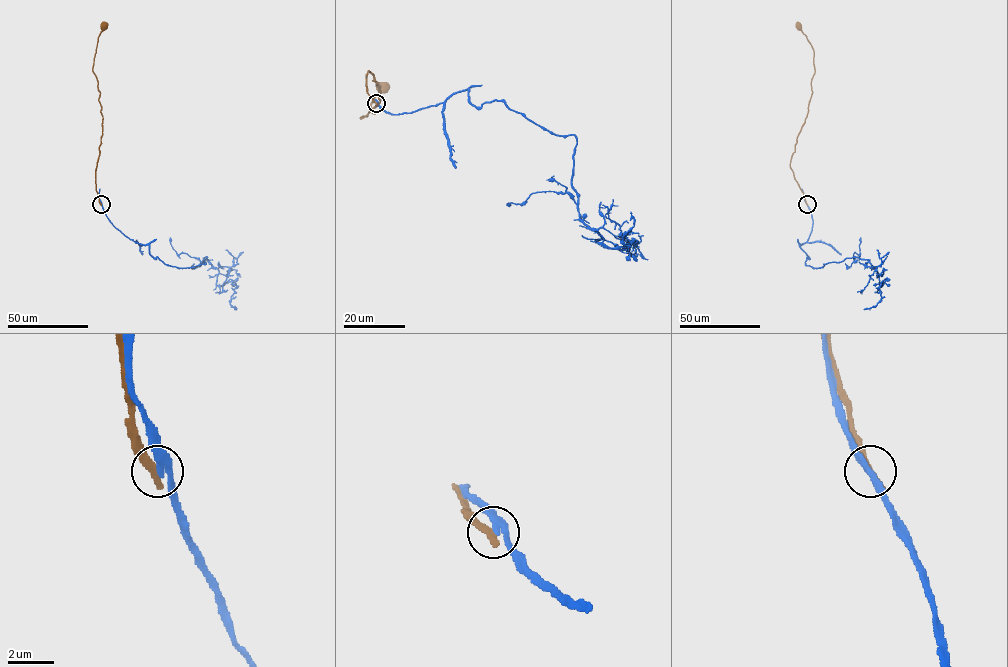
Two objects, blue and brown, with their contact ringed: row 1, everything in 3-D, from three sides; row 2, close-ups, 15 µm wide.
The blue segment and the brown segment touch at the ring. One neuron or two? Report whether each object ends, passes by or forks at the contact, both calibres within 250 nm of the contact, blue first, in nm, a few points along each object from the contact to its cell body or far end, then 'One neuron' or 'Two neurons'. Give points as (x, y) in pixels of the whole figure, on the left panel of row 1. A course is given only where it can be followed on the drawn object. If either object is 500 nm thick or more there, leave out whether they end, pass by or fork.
At the ring blue passes by. At the ring brown ends. Thickness 240 nm (blue) against 320 nm. Course of blue: (101, 204), (156, 259), (186, 268), (206, 257), (217, 285), (235, 283), (234, 309). Course of brown: (101, 204), (96, 189), (95, 169), (103, 117), (92, 68), (98, 38), (104, 26). Two neurons

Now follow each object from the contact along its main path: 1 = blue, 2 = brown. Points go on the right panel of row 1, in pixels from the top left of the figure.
1: (806, 204), (813, 226), (799, 245), (806, 264), (859, 257), (883, 282), (881, 300), (864, 309)
2: (806, 204), (790, 166), (797, 137), (808, 111), (815, 72), (813, 49), (798, 26)

